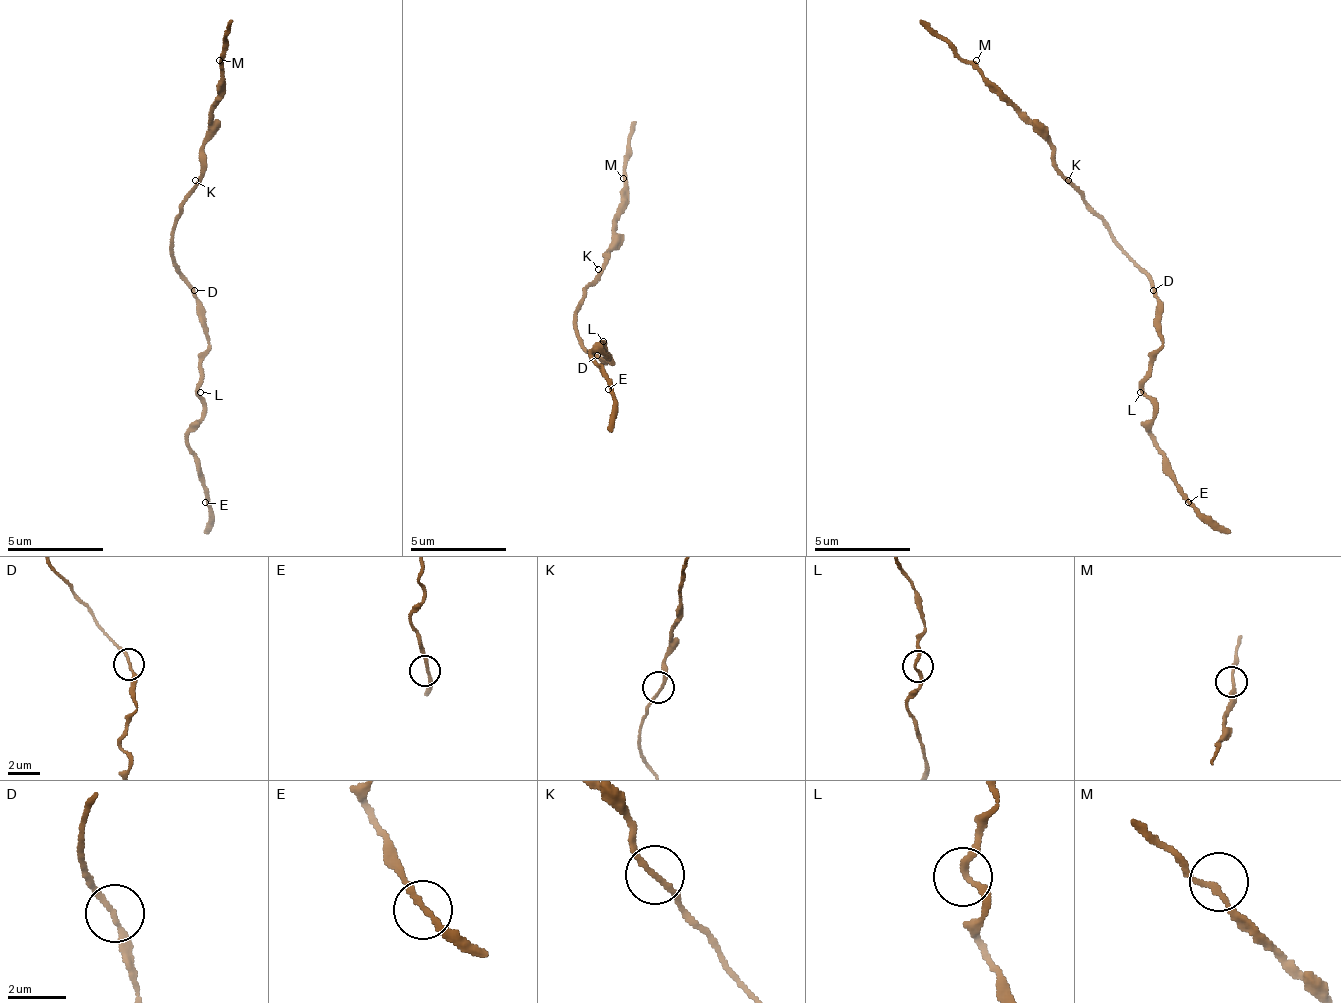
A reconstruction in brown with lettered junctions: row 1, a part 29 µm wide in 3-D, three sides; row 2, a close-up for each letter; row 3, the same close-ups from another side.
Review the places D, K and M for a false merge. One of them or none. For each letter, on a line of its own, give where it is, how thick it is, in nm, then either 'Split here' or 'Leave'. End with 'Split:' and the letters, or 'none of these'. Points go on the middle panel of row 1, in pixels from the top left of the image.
D: Place: (597, 355). Thickness 180 nm. Leave
K: Place: (598, 269). Thickness 190 nm. Leave
M: Place: (623, 178). Thickness 180 nm. Leave
Split: none of these

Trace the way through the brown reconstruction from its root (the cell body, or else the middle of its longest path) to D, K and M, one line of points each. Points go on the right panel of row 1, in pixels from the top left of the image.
D: (1140, 267), (1154, 291)
K: (1140, 267), (1121, 248), (1106, 219), (1068, 180)
M: (1140, 267), (1121, 248), (1106, 219), (1053, 161), (1053, 147), (981, 75), (976, 60)

